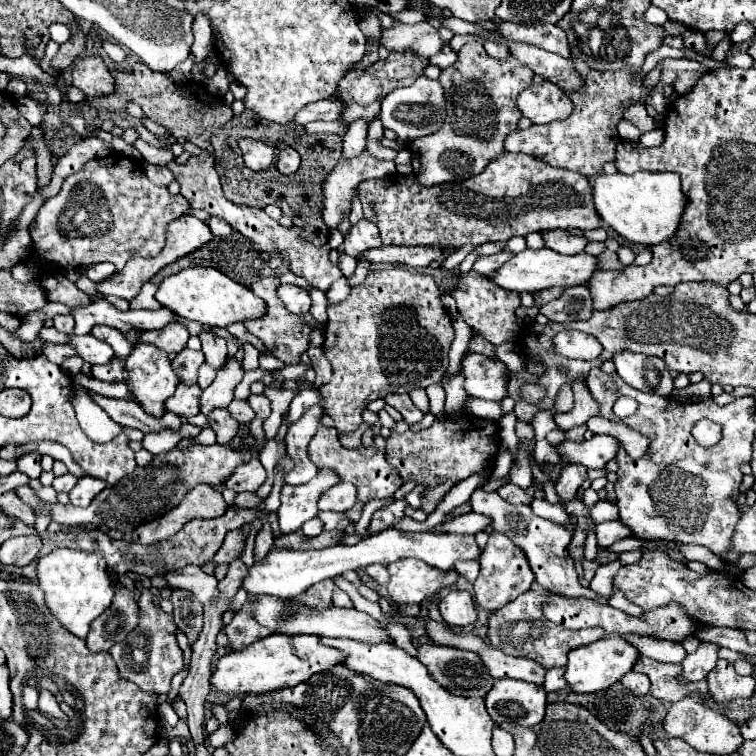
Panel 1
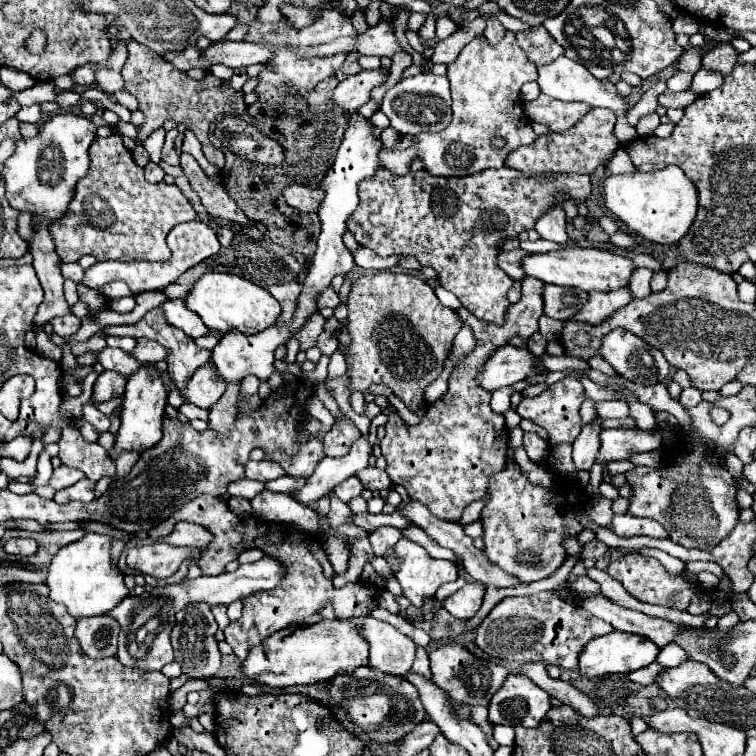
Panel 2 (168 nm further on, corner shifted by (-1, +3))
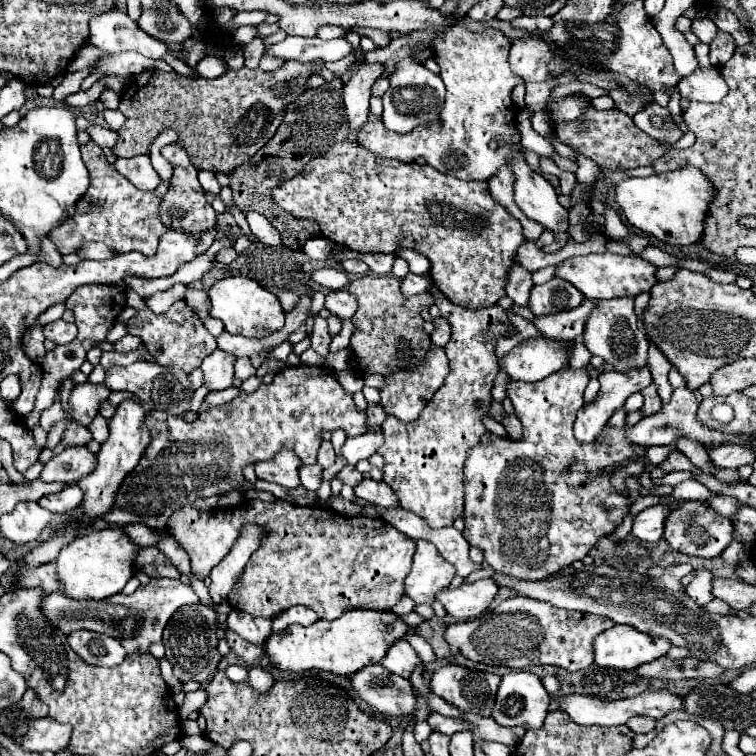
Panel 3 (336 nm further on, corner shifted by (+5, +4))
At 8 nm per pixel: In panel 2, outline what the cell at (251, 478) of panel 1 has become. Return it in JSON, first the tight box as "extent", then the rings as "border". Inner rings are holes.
{"extent":[245,460,285,482],"border":[[[249,460],[247,466],[245,466],[245,474],[251,480],[269,482],[269,480],[275,480],[279,476],[285,476],[285,470],[277,462],[271,462],[271,460],[261,460],[261,462],[251,462]]]}

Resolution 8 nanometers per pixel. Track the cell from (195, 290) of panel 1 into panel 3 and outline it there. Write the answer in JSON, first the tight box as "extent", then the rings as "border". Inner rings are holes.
{"extent":[207,277,285,337],"border":[[[225,277],[213,283],[207,291],[209,295],[209,315],[223,321],[225,331],[243,337],[265,337],[285,323],[285,313],[273,293],[263,289],[259,283],[247,277]]]}

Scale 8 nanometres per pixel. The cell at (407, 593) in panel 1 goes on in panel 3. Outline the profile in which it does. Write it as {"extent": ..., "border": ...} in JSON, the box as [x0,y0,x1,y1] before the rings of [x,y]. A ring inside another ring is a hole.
{"extent":[405,539,455,605],"border":[[[417,539],[415,545],[413,565],[405,577],[405,593],[415,601],[415,605],[431,603],[435,601],[435,593],[451,583],[455,567],[437,553],[433,543]]]}

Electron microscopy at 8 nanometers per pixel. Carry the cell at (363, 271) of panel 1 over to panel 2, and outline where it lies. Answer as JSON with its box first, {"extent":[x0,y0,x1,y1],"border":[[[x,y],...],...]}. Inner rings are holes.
{"extent":[319,288,341,308],"border":[[[327,288],[321,296],[319,296],[319,308],[337,308],[341,304],[340,298],[337,298],[337,294]]]}

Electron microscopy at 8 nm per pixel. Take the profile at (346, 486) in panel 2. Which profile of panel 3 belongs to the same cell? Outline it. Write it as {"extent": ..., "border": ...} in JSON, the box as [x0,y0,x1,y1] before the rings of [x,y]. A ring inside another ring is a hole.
{"extent":[339,467,363,487],"border":[[[343,467],[343,469],[339,471],[339,479],[341,479],[343,485],[355,487],[355,485],[359,485],[359,483],[363,481],[363,475],[361,475],[355,467]]]}

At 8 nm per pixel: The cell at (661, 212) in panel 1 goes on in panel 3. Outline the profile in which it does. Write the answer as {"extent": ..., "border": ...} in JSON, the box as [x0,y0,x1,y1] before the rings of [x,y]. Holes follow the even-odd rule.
{"extent":[615,167,713,245],"border":[[[681,167],[661,175],[653,173],[645,179],[623,179],[615,187],[615,201],[629,225],[669,245],[691,245],[699,241],[711,199],[713,185],[695,167]]]}

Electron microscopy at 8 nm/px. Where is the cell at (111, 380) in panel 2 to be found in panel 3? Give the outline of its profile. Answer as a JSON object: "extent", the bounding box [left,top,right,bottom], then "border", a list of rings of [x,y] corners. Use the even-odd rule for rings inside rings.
{"extent":[69,383,109,425],"border":[[[81,383],[81,385],[75,385],[71,397],[69,397],[69,405],[71,405],[71,413],[73,413],[73,419],[83,423],[83,425],[89,425],[93,421],[93,417],[97,415],[99,407],[103,401],[107,401],[109,397],[109,387],[105,383]]]}

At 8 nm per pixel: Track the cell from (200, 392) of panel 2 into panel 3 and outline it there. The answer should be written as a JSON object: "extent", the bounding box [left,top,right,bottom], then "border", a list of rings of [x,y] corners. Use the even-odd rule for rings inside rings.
{"extent":[201,349,235,391],"border":[[[219,349],[213,355],[205,357],[205,361],[201,363],[201,371],[203,371],[203,381],[209,387],[209,391],[223,391],[231,387],[233,363],[235,363],[235,357]]]}

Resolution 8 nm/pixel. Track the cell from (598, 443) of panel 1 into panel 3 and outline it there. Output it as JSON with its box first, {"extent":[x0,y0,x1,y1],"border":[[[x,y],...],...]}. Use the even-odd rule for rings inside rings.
{"extent":[625,387,755,449],"border":[[[675,387],[671,401],[669,401],[667,405],[663,405],[663,409],[661,409],[659,413],[641,419],[641,421],[639,421],[637,425],[633,425],[633,427],[627,427],[625,435],[627,435],[627,439],[629,439],[631,443],[641,445],[641,447],[645,447],[645,449],[653,447],[653,445],[675,445],[675,439],[677,439],[679,435],[683,435],[683,437],[687,437],[687,439],[693,439],[693,441],[697,441],[697,443],[701,443],[701,445],[705,445],[705,447],[717,447],[717,445],[721,445],[721,443],[737,443],[737,445],[747,445],[747,447],[753,447],[753,445],[755,445],[755,443],[753,443],[751,439],[747,439],[747,437],[735,437],[735,435],[725,435],[725,433],[707,429],[707,427],[705,427],[703,423],[699,423],[697,417],[695,417],[697,405],[699,405],[699,403],[697,403],[695,395],[693,395],[687,387]]]}

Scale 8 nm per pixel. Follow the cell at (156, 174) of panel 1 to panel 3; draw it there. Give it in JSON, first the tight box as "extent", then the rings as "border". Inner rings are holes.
{"extent":[115,155,159,191],"border":[[[137,155],[131,159],[117,159],[115,161],[115,169],[125,175],[135,187],[143,189],[143,191],[151,191],[159,185],[159,175],[155,173],[155,169],[151,167],[151,161],[147,155]]]}

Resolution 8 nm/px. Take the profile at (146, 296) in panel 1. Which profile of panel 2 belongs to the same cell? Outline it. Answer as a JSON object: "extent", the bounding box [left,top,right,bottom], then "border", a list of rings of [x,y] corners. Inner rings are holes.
{"extent":[163,283,190,299],"border":[[[177,283],[170,284],[163,289],[168,299],[185,299],[190,291],[190,287],[187,285],[180,285]]]}

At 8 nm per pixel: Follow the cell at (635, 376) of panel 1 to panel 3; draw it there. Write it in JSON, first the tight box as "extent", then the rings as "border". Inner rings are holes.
{"extent":[583,297,649,371],"border":[[[617,297],[613,301],[599,301],[597,307],[591,311],[583,341],[585,347],[593,353],[605,359],[615,371],[629,371],[629,369],[643,369],[647,367],[647,353],[649,353],[649,341],[645,335],[643,325],[639,323],[635,311],[633,311],[635,297]]]}

